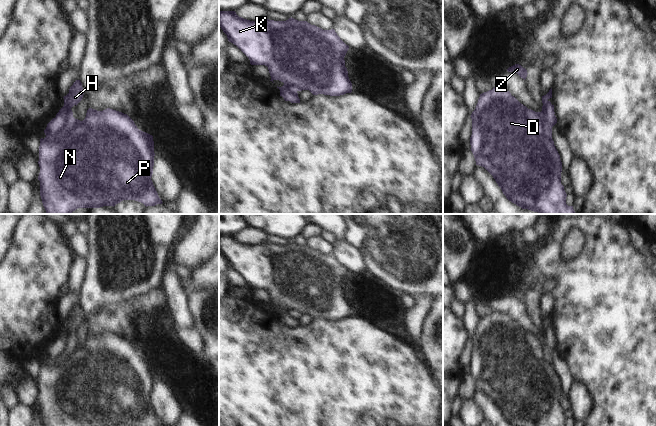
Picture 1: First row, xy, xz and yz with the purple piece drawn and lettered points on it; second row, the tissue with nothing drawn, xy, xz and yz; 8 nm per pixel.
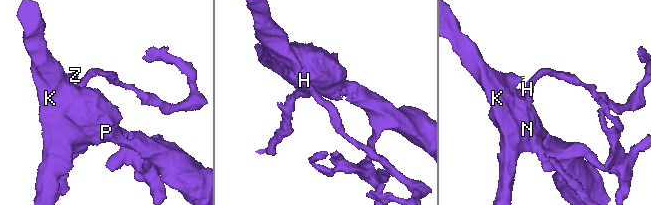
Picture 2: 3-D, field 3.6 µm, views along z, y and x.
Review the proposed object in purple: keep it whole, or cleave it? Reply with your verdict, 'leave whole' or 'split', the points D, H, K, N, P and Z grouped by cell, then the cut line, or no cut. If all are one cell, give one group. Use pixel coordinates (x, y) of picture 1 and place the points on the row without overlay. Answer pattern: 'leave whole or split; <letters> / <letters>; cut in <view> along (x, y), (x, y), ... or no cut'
leave whole; D H K N P Z; no cut

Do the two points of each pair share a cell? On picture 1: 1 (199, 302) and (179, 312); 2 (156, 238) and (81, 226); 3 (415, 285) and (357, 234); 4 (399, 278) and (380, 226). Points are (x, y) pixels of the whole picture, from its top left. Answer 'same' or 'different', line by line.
1: different
2: different
3: same
4: same

